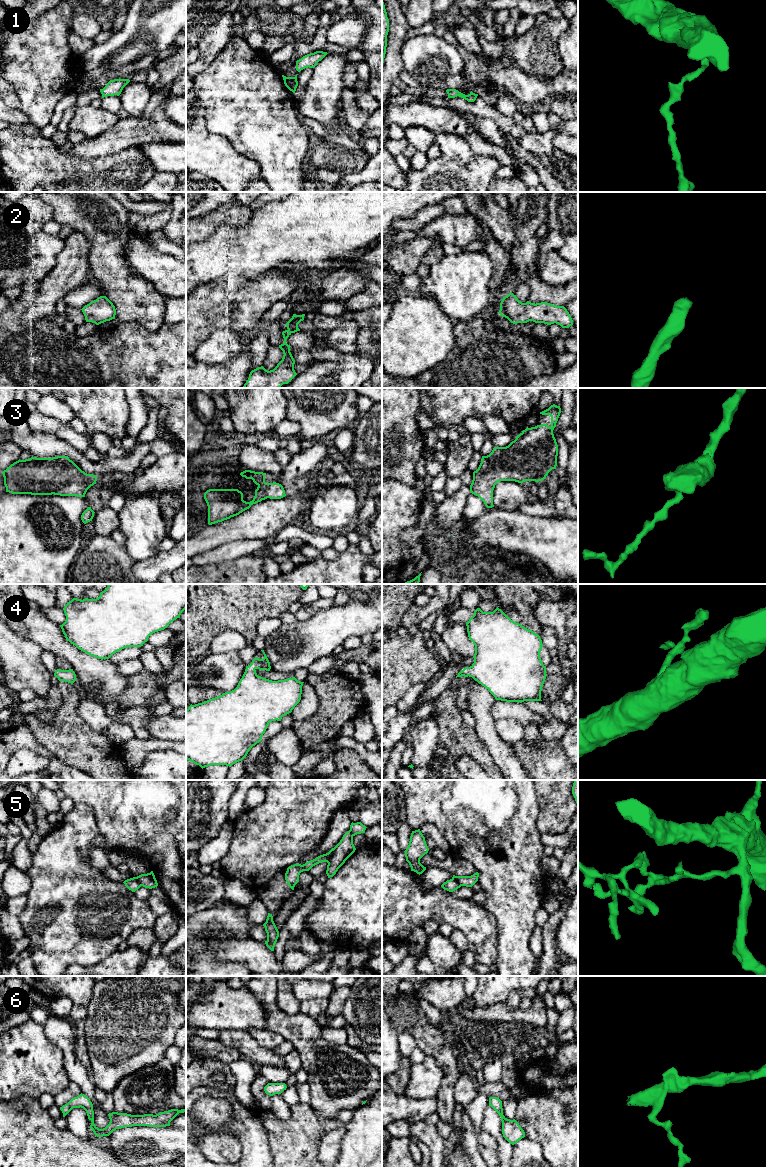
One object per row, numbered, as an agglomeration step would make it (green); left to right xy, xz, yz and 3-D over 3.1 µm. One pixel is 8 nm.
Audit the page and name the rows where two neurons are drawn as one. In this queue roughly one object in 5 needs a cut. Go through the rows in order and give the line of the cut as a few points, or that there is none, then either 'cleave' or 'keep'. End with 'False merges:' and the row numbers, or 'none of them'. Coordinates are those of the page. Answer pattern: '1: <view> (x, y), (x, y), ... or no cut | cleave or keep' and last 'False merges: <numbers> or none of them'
1: no cut | keep
2: no cut | keep
3: no cut | keep
4: no cut | keep
5: xz (337, 845), (327, 862) | cleave
6: no cut | keep
False merges: 5

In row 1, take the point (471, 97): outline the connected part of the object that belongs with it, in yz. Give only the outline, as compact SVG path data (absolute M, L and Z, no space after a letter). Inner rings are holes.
M447 89L446 92L448 94L448 98L455 98L455 97L459 96L459 97L467 100L468 102L474 102L478 96L478 94L475 94L472 91L468 95L465 95L456 89Z

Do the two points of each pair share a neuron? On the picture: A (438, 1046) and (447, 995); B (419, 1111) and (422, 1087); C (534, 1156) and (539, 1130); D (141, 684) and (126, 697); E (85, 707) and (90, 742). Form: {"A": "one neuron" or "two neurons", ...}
{"A": "two neurons", "B": "two neurons", "C": "two neurons", "D": "one neuron", "E": "two neurons"}

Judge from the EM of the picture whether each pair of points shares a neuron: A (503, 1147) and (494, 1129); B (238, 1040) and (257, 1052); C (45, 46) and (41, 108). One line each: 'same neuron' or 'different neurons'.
A: same neuron
B: same neuron
C: same neuron

